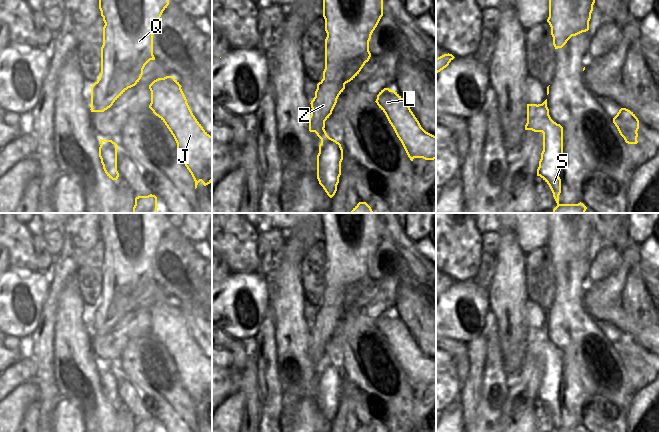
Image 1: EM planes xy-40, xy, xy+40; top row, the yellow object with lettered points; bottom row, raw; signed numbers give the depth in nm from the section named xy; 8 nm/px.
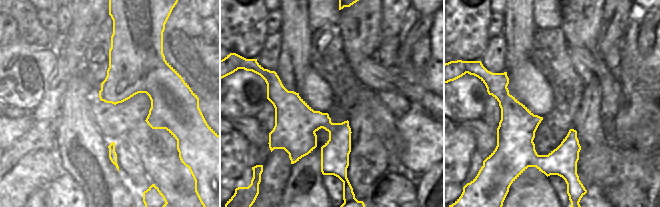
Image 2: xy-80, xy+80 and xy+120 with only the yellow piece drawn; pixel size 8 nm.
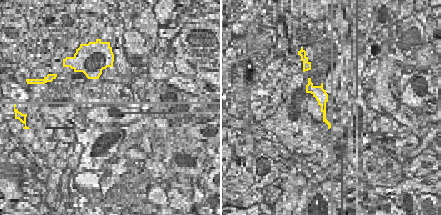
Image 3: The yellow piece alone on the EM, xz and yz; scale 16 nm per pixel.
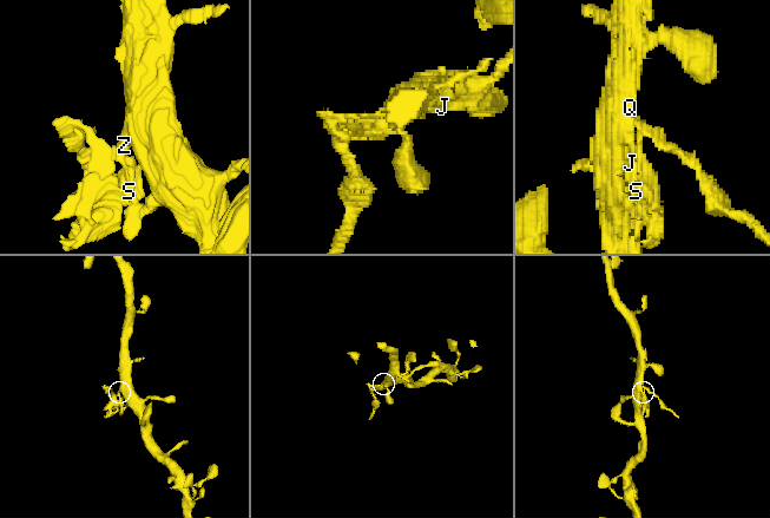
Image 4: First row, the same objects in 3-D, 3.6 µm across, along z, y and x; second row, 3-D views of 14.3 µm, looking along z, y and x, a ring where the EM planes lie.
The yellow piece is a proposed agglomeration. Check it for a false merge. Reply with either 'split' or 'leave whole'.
split

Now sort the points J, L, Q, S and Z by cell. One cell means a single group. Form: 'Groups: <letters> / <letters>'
Groups: J L Q Z / S.

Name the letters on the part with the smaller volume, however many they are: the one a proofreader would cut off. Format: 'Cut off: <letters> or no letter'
Cut off: S

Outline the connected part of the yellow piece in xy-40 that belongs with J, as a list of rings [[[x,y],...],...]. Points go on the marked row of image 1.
[[[173,76],[154,80],[150,85],[149,108],[167,126],[173,135],[179,155],[195,181],[195,189],[201,181],[204,186],[212,182],[212,136],[210,136],[193,115],[181,85]]]

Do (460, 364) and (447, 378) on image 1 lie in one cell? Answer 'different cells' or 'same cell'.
different cells

